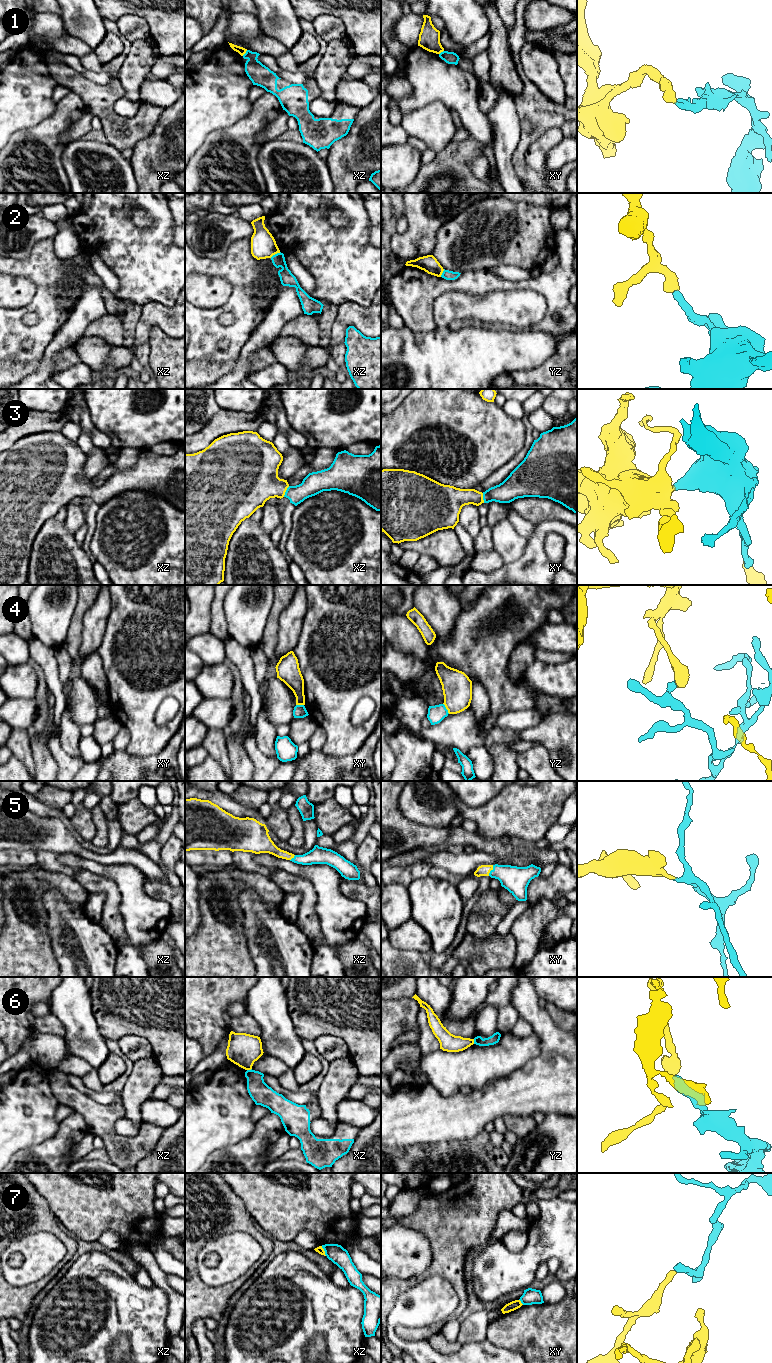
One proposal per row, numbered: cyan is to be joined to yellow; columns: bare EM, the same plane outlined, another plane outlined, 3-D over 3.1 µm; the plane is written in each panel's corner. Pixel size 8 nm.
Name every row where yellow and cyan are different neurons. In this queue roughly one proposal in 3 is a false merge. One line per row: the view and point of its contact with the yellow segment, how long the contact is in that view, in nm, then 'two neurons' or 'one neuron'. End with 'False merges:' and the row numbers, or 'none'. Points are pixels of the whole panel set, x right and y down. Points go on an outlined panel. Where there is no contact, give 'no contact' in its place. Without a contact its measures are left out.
1: meets yellow in xz at (244, 53); contact 60 nm long; two neurons
2: meets yellow in xz at (275, 253); contact 100 nm long; two neurons
3: meets yellow in xz at (285, 491); contact 100 nm long; one neuron
4: meets yellow in yz at (446, 708); contact 100 nm long; two neurons
5: meets yellow in xy at (491, 869); contact 100 nm long; one neuron
6: meets yellow in xz at (249, 1069); contact 40 nm long; two neurons
7: meets yellow in xz at (324, 1251); contact 90 nm long; two neurons
False merges: 1, 2, 4, 6, 7

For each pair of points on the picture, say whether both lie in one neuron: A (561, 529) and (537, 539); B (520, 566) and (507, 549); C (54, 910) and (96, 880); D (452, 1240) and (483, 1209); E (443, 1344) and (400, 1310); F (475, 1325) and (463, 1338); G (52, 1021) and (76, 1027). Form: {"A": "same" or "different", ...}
{"A": "same", "B": "different", "C": "different", "D": "same", "E": "different", "F": "same", "G": "different"}

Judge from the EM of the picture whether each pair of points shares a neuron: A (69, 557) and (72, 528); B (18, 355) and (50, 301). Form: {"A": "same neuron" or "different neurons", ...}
{"A": "different neurons", "B": "same neuron"}

